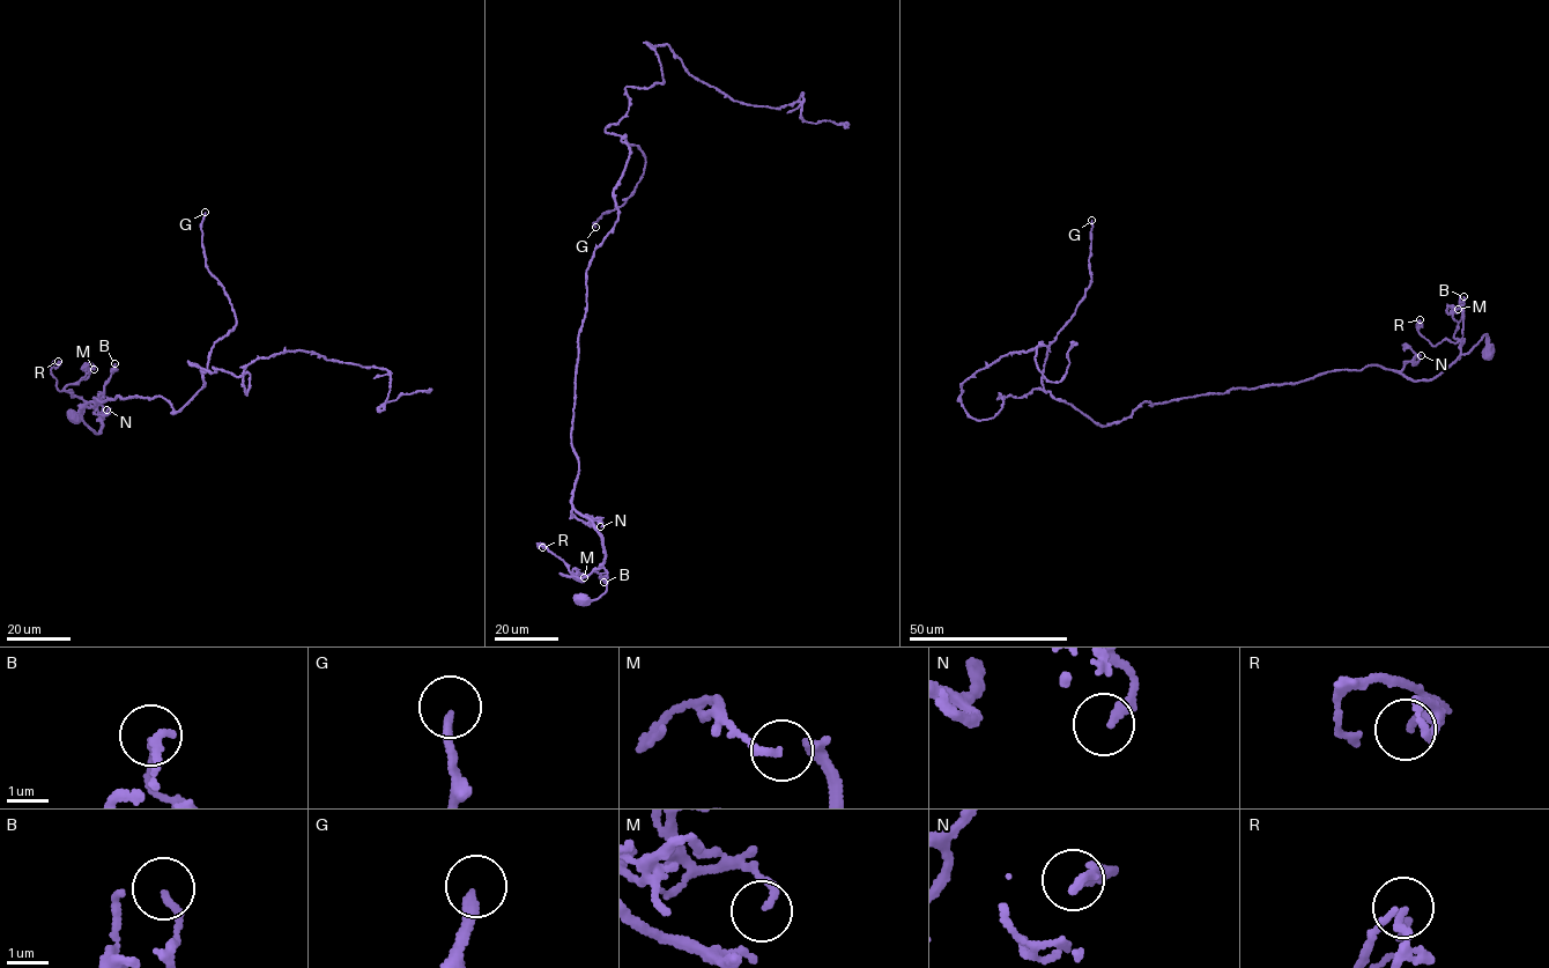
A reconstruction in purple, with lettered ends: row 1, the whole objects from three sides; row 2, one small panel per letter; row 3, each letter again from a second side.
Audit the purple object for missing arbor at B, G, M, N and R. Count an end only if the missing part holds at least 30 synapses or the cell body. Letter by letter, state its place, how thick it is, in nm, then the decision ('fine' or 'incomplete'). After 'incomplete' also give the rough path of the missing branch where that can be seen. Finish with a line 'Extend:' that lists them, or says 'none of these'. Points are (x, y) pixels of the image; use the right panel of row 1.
B: at (1464, 296); 160 nm thick; fine
G: at (1091, 220); 220 nm thick; incomplete; missing branch runs (1091, 220), (1107, 184), (1106, 161), (1101, 137), (1088, 128), (1101, 95), (1120, 97), (1127, 86)
M: at (1458, 309); 120 nm thick; fine
N: at (1421, 355); 240 nm thick; fine
R: at (1420, 319); 140 nm thick; fine
Extend: G

